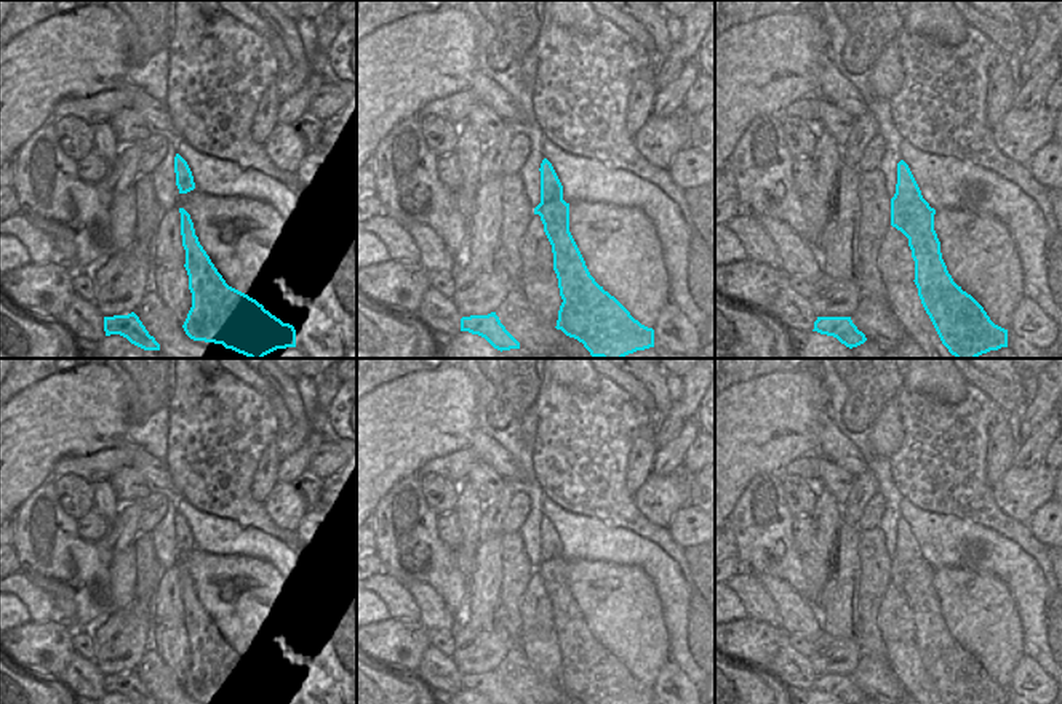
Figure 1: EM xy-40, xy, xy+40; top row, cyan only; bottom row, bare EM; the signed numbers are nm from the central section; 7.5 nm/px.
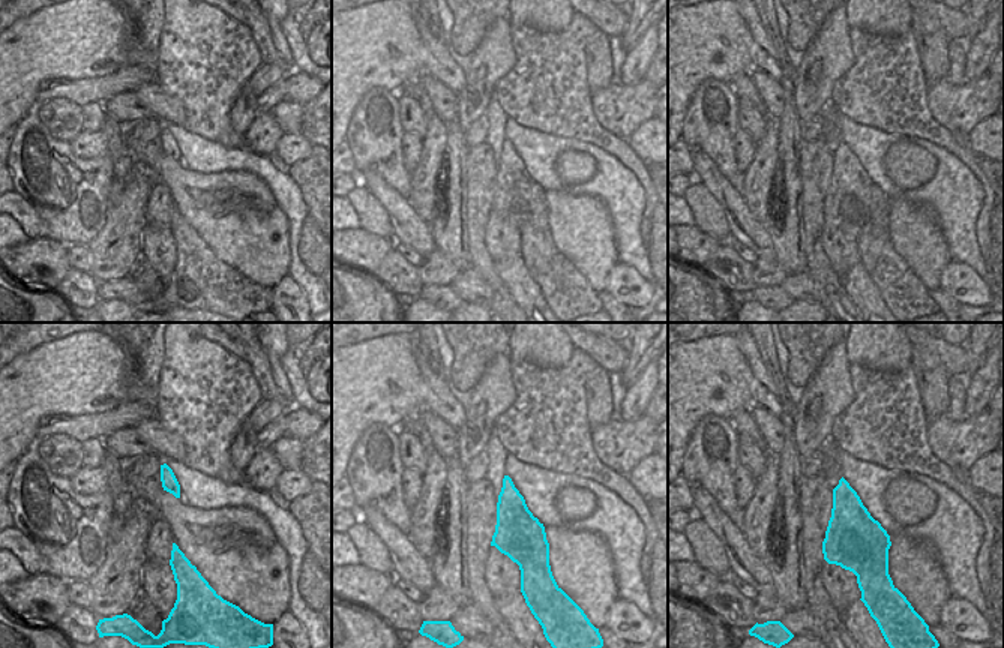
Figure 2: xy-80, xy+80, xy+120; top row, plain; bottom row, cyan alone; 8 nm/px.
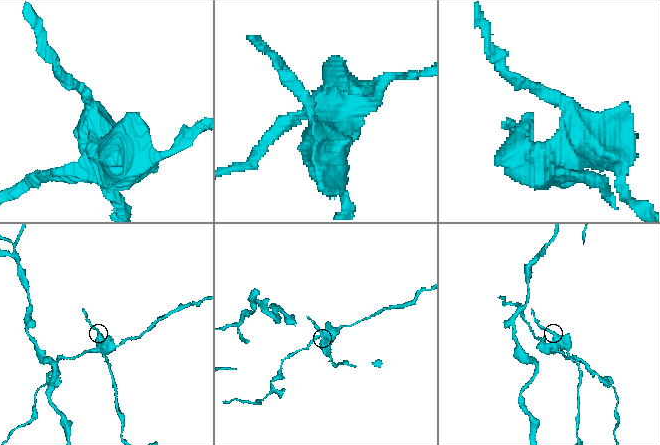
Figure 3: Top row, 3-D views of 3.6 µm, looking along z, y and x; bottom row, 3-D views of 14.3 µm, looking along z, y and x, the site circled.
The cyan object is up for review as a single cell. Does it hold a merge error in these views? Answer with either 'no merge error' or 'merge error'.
merge error

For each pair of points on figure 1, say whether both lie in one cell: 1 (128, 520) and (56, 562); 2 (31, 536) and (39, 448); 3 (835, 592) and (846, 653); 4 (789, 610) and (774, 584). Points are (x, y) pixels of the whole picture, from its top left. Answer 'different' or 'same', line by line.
1: same
2: different
3: different
4: same

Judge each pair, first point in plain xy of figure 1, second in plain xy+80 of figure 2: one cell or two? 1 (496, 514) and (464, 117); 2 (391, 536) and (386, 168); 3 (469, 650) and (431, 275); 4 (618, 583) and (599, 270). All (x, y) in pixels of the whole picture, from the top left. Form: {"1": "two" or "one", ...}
{"1": "one", "2": "one", "3": "one", "4": "one"}

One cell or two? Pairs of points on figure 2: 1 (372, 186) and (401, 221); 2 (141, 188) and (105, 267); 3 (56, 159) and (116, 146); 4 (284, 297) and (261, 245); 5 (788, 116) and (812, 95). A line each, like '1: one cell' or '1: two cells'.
1: one cell
2: one cell
3: one cell
4: two cells
5: two cells

